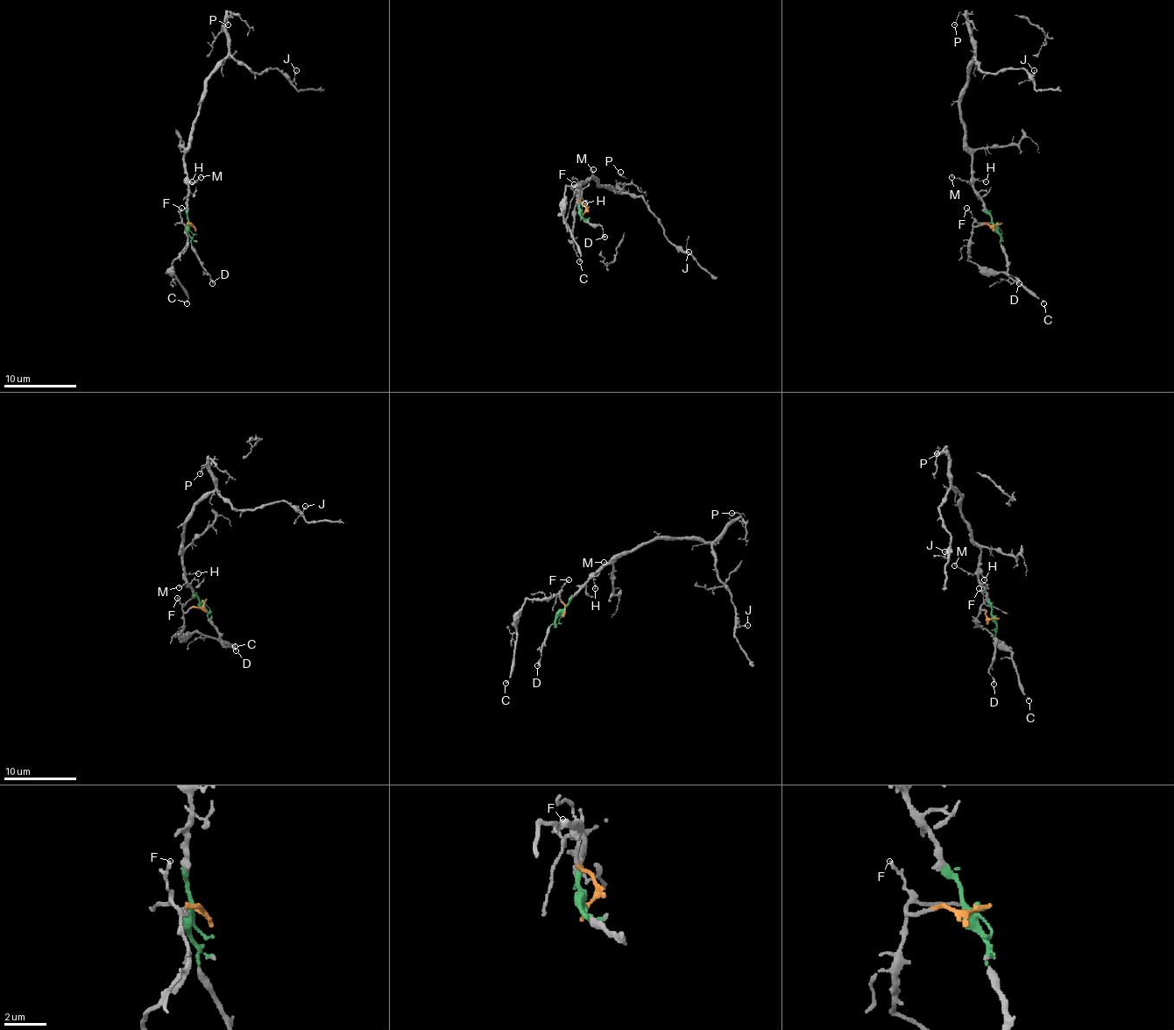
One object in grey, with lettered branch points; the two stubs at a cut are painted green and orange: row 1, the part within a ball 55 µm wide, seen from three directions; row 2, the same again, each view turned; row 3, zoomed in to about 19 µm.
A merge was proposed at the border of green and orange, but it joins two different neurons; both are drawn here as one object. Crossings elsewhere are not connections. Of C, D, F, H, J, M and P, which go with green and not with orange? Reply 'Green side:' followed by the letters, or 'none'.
Green side: D, H, J, M, P

